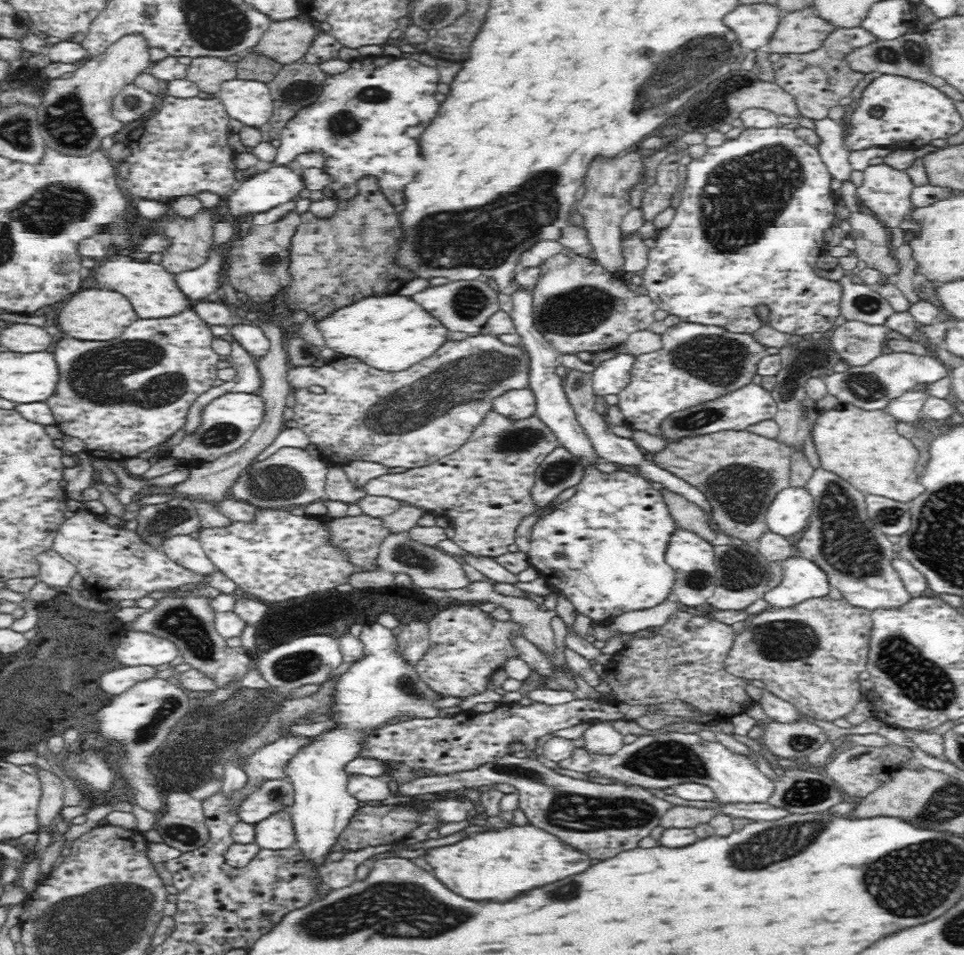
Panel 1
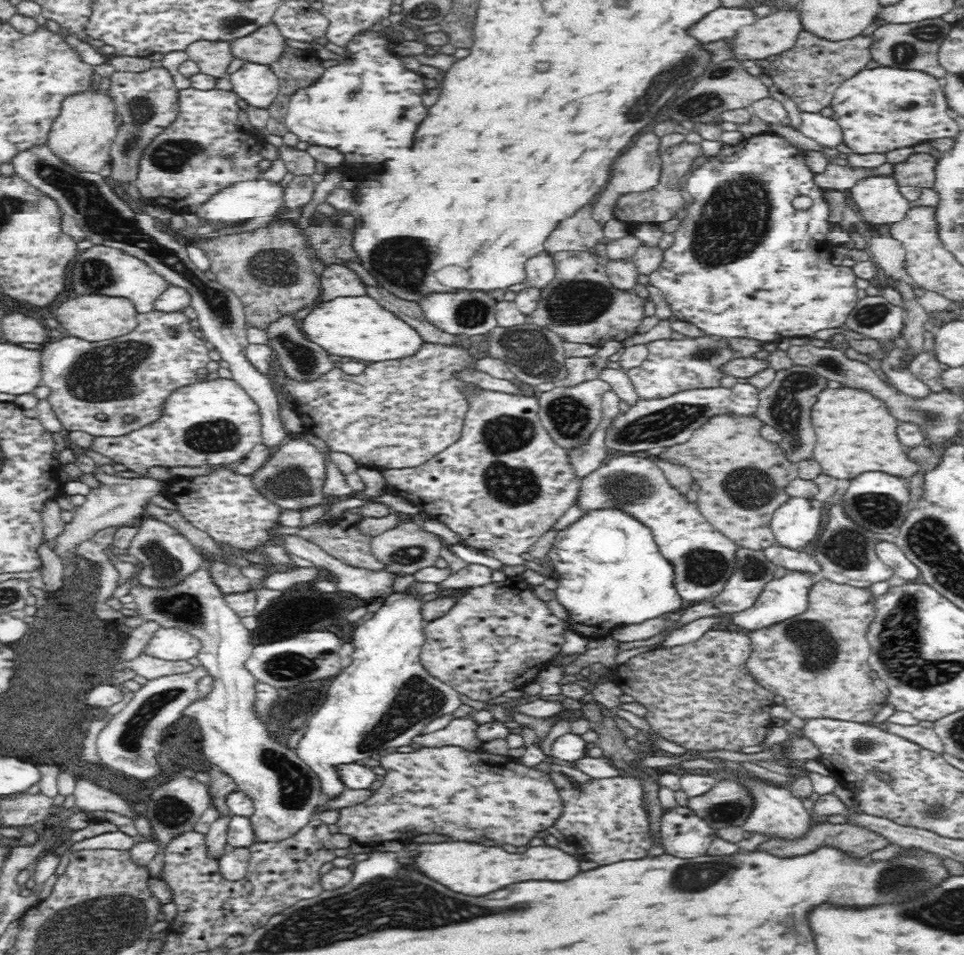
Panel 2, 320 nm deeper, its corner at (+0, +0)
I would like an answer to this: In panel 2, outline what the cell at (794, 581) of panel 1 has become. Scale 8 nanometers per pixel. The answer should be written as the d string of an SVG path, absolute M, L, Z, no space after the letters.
M787 570L781 578L776 578L766 583L762 594L752 608L730 615L730 621L745 631L756 630L770 626L804 612L809 605L809 592L818 577L810 572Z

